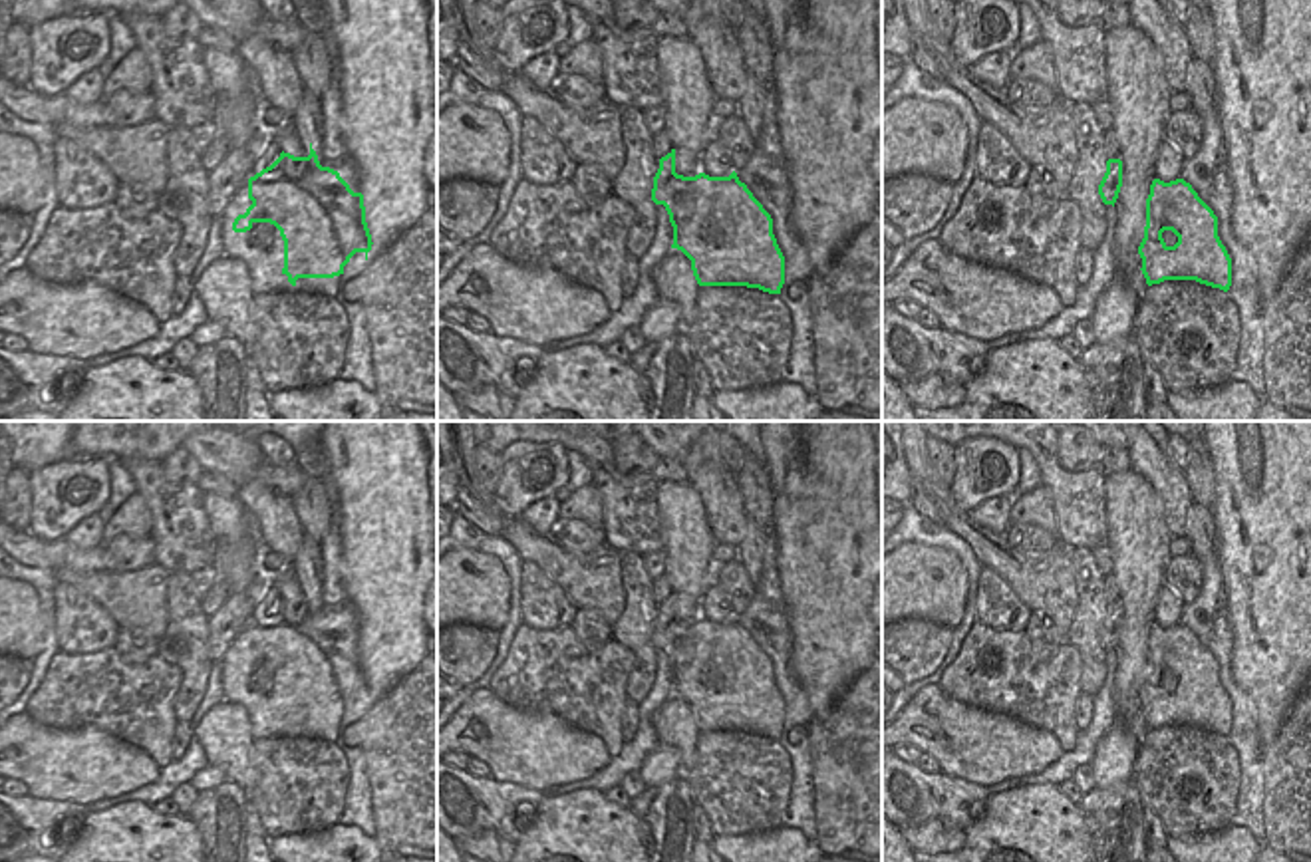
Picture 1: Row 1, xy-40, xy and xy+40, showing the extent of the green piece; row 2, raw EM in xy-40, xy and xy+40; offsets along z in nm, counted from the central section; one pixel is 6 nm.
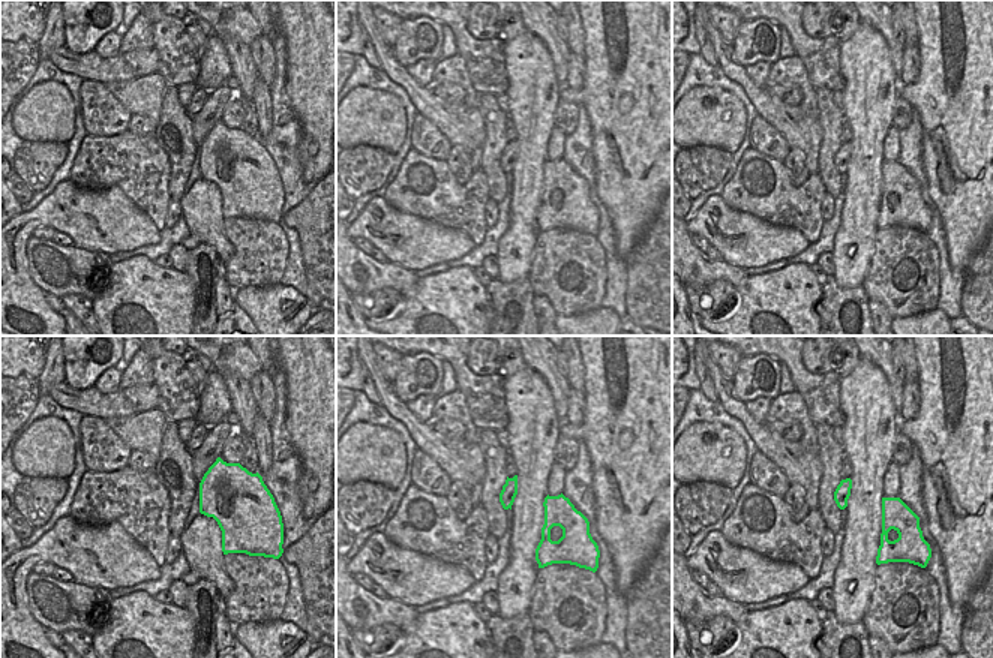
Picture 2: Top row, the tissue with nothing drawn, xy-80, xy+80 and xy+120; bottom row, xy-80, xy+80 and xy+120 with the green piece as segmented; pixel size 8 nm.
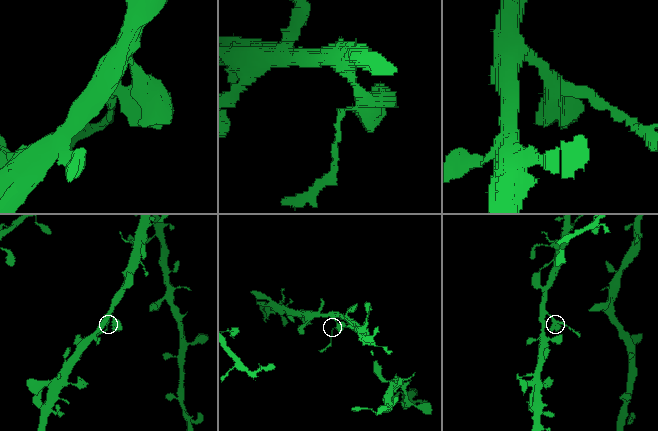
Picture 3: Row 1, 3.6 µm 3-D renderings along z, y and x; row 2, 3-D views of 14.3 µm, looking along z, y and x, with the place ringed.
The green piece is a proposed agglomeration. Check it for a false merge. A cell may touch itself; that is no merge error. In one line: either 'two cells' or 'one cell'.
one cell

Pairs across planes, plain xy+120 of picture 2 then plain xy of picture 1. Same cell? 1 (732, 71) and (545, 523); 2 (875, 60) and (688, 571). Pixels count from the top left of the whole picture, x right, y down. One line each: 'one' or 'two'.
1: two
2: one

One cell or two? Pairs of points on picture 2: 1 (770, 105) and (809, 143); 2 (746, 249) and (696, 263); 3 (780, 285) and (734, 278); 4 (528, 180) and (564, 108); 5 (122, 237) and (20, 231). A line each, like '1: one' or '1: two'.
1: one
2: two
3: two
4: two
5: one

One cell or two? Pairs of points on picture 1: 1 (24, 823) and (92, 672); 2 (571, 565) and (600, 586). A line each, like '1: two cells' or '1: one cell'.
1: one cell
2: one cell

